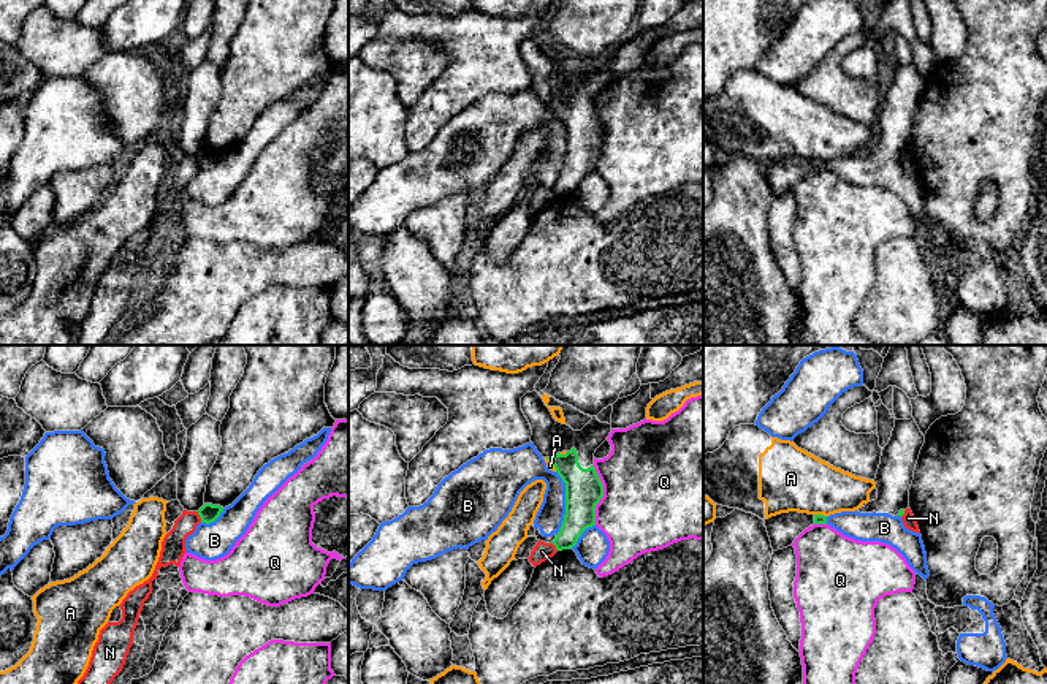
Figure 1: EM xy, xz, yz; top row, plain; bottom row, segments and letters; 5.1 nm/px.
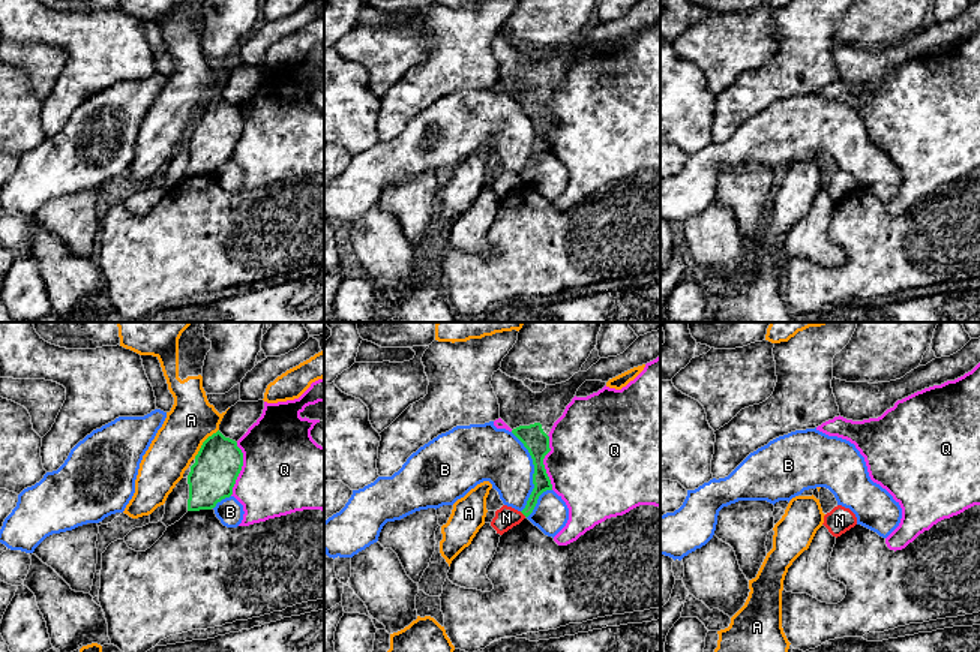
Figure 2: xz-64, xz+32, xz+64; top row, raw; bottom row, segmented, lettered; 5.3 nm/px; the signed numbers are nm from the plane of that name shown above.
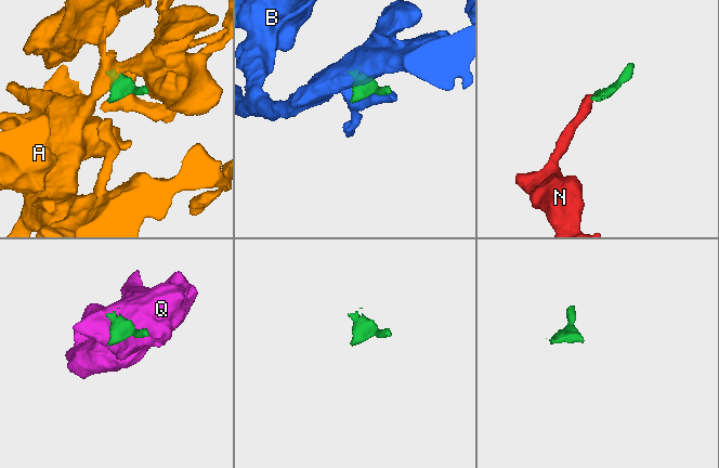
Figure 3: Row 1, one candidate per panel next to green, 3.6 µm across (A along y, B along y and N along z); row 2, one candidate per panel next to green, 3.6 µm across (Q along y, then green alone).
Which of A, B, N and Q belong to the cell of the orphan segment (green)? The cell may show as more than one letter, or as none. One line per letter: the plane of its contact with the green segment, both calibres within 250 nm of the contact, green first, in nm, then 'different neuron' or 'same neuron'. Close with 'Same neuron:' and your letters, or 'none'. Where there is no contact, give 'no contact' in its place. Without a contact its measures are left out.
A: meets green in xz; 190 nm thick on the green side, 40 nm on the other; different neuron
B: meets green in xz; 190 nm thick on the green side, 140 nm on the other; different neuron
N: meets green in xy; 90 nm thick on the green side, 130 nm on the other; different neuron
Q: meets green in xz; 190 nm thick on the green side, 500 nm on the other; different neuron
Same neuron: none

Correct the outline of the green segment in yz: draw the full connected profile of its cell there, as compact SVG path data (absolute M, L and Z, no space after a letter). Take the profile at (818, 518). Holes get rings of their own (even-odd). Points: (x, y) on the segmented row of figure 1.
M789 511L765 519L773 551L790 546L813 524L827 524L827 516Z

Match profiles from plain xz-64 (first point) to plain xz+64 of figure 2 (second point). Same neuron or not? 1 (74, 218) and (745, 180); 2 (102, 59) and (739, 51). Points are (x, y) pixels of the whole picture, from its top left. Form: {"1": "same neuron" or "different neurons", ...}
{"1": "same neuron", "2": "different neurons"}

